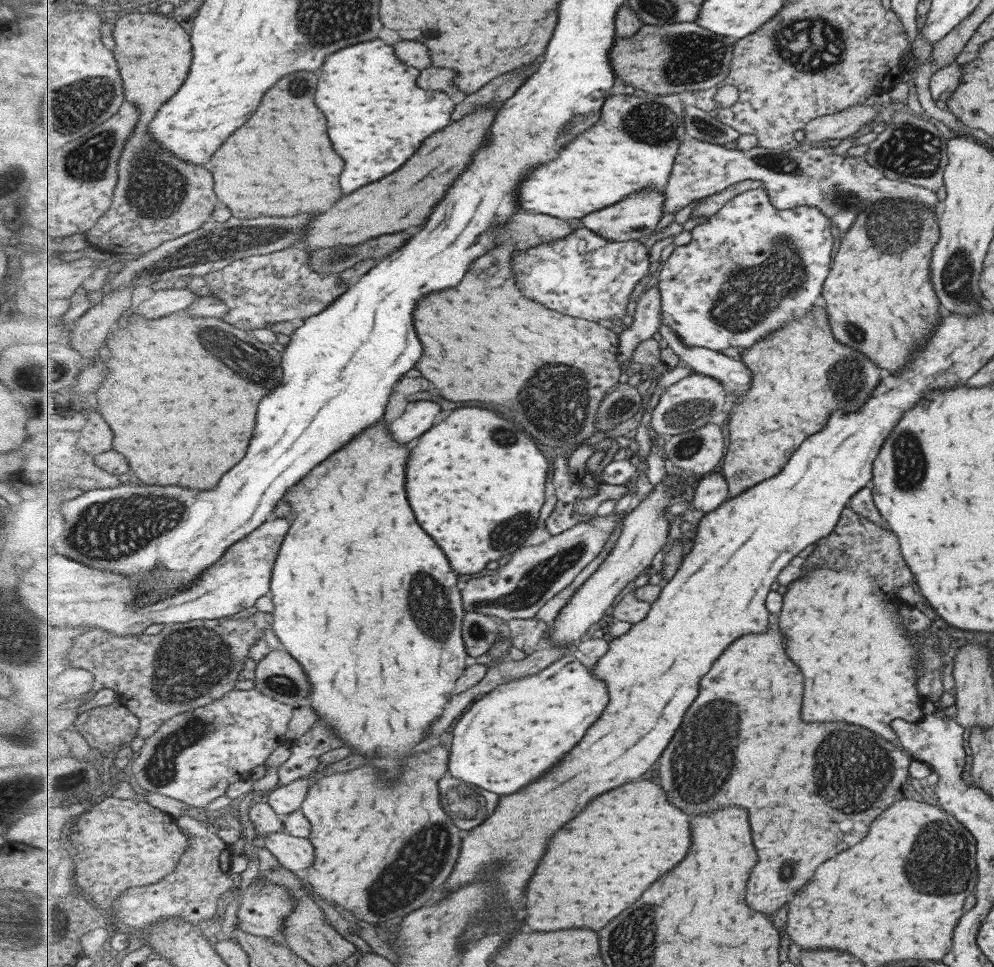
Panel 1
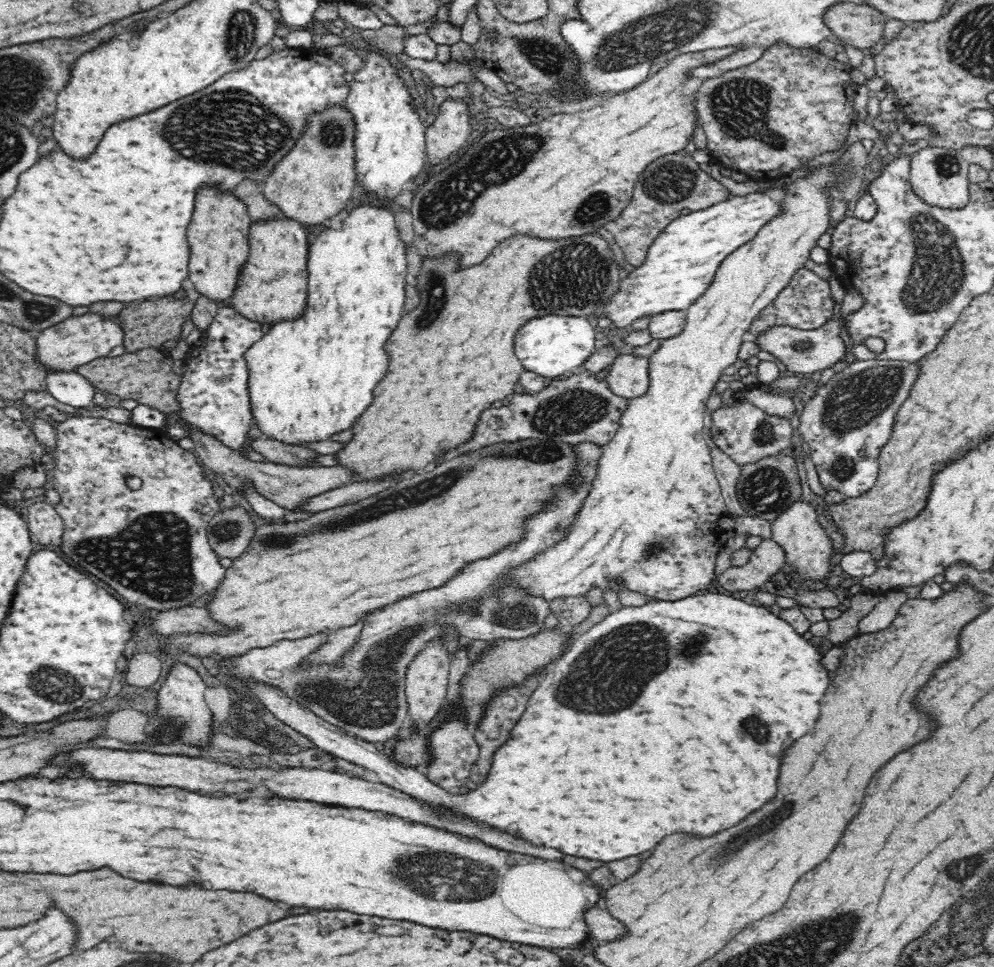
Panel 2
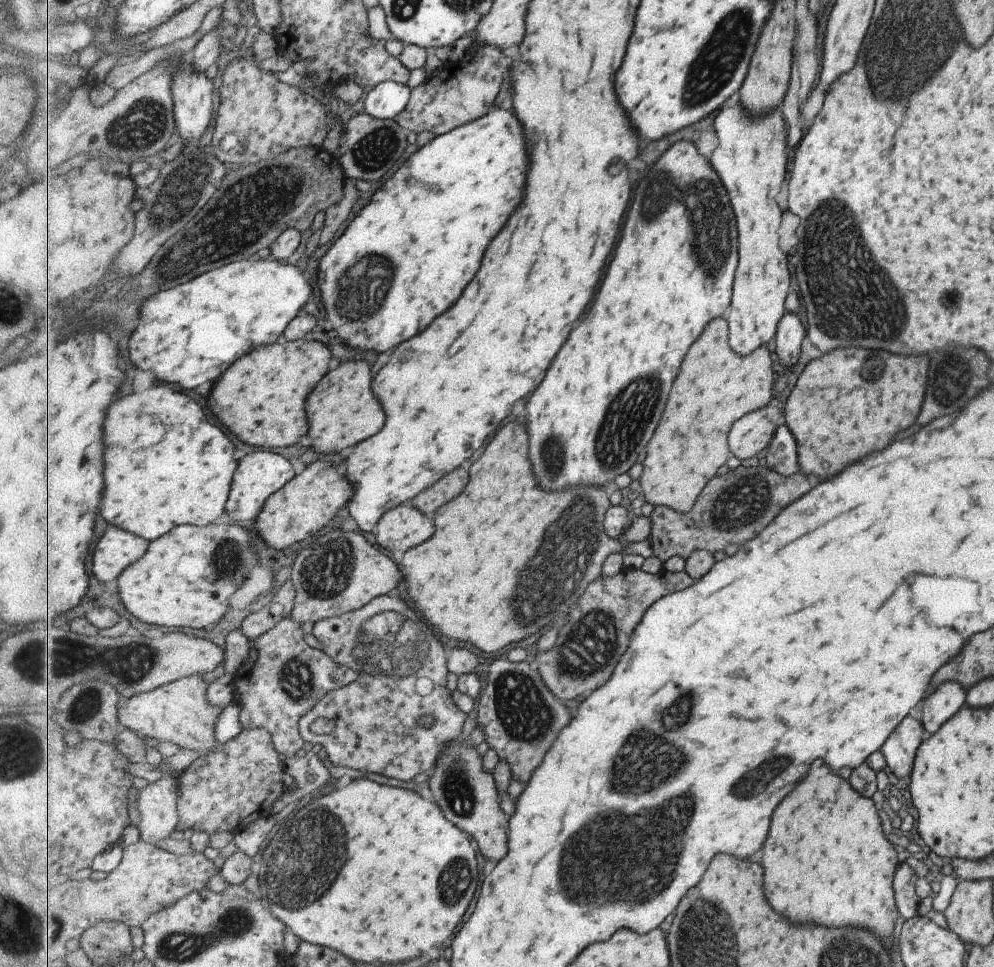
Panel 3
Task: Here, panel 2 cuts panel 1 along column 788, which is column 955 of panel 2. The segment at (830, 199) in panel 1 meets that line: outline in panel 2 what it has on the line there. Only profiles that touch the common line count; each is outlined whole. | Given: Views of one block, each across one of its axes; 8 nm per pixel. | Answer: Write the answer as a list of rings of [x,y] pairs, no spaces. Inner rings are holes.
[[[925,147],[910,154],[910,178],[914,193],[926,203],[945,209],[960,210],[970,200],[969,164],[952,149]]]

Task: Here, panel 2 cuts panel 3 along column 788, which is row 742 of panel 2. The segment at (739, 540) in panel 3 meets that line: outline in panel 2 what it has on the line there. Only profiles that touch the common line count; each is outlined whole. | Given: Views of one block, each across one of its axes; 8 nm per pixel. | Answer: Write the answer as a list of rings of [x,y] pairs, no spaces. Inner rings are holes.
[[[528,675],[520,682],[520,685],[514,683],[507,687],[498,687],[489,695],[488,700],[483,704],[482,718],[480,718],[480,724],[478,724],[478,730],[476,730],[476,740],[480,742],[480,756],[478,756],[478,762],[472,766],[472,782],[474,784],[488,782],[488,774],[492,770],[492,762],[494,762],[496,750],[500,746],[504,746],[512,738],[512,730],[518,724],[518,720],[522,718],[522,714],[524,714],[524,710],[528,706],[528,700],[532,696],[532,692],[538,688],[539,684],[540,678],[536,675]]]

